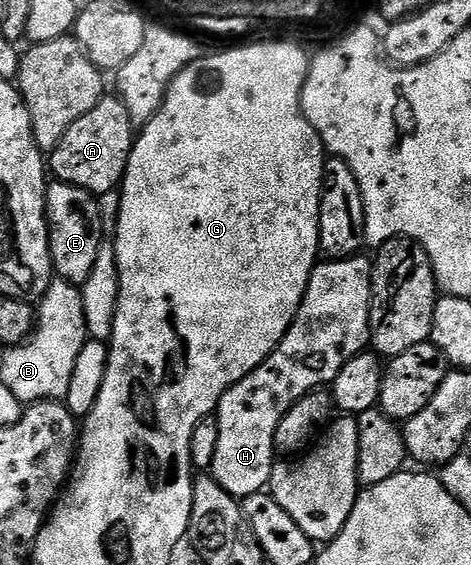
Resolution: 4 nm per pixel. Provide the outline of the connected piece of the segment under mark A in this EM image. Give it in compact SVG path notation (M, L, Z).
M107 94L96 109L88 109L48 155L48 171L57 182L76 185L101 197L121 184L134 147L136 124L128 117L128 109L117 94Z

